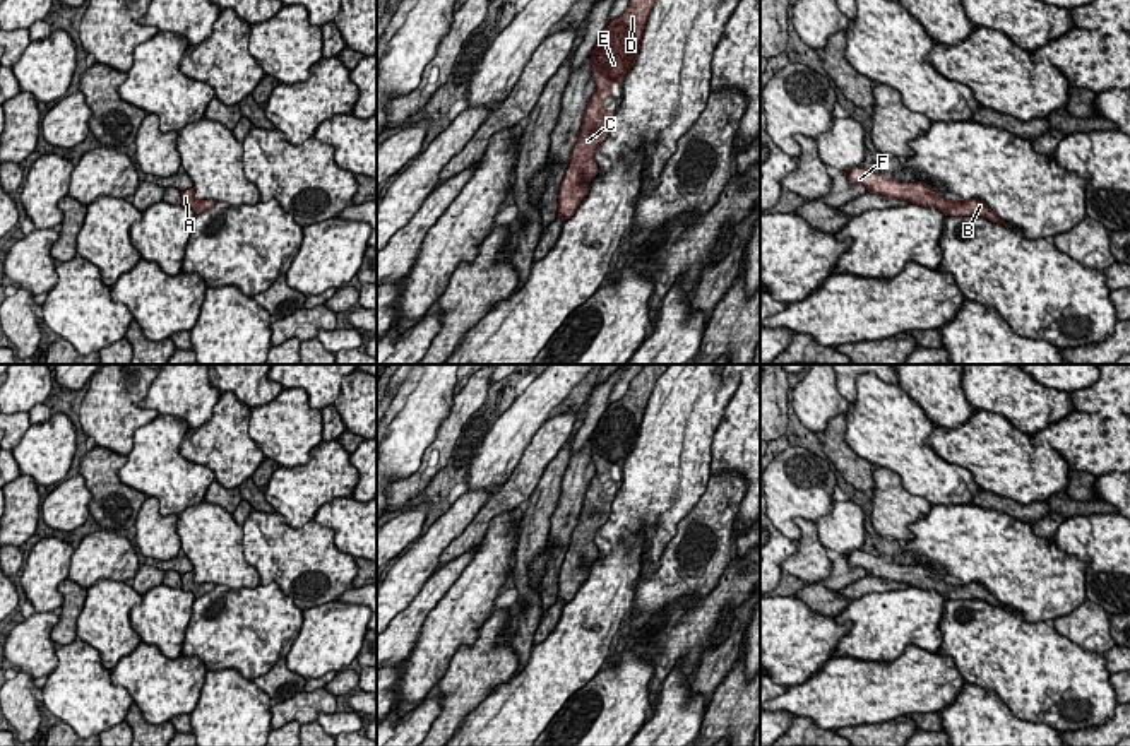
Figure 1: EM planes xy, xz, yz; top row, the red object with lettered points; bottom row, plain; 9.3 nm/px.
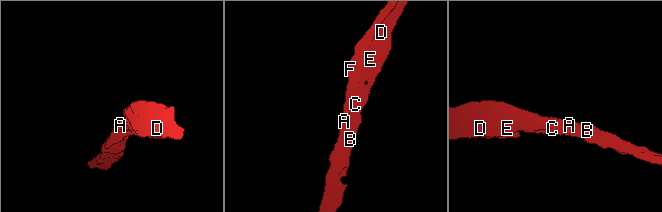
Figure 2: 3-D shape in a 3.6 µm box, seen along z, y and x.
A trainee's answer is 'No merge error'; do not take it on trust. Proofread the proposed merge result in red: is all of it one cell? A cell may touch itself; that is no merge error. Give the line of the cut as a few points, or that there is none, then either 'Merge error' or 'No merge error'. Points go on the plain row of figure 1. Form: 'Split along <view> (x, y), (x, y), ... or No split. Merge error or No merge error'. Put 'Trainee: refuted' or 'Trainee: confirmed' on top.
Trainee: confirmed
No split. No merge error

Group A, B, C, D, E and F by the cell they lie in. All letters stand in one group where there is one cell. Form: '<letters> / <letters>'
A B C D E F

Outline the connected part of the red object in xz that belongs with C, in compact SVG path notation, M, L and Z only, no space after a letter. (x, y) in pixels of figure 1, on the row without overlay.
M644 364L633 376L627 394L608 406L596 429L591 435L591 459L594 476L584 494L582 510L577 525L572 530L568 549L565 553L558 575L558 597L563 604L570 602L589 573L599 551L594 536L611 513L613 494L608 494L604 484L611 481L611 467L623 467L637 440L647 402L656 382L669 364Z

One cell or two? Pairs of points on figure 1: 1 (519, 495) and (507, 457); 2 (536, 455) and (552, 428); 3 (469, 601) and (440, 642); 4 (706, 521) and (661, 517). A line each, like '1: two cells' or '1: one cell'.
1: two cells
2: one cell
3: one cell
4: two cells

